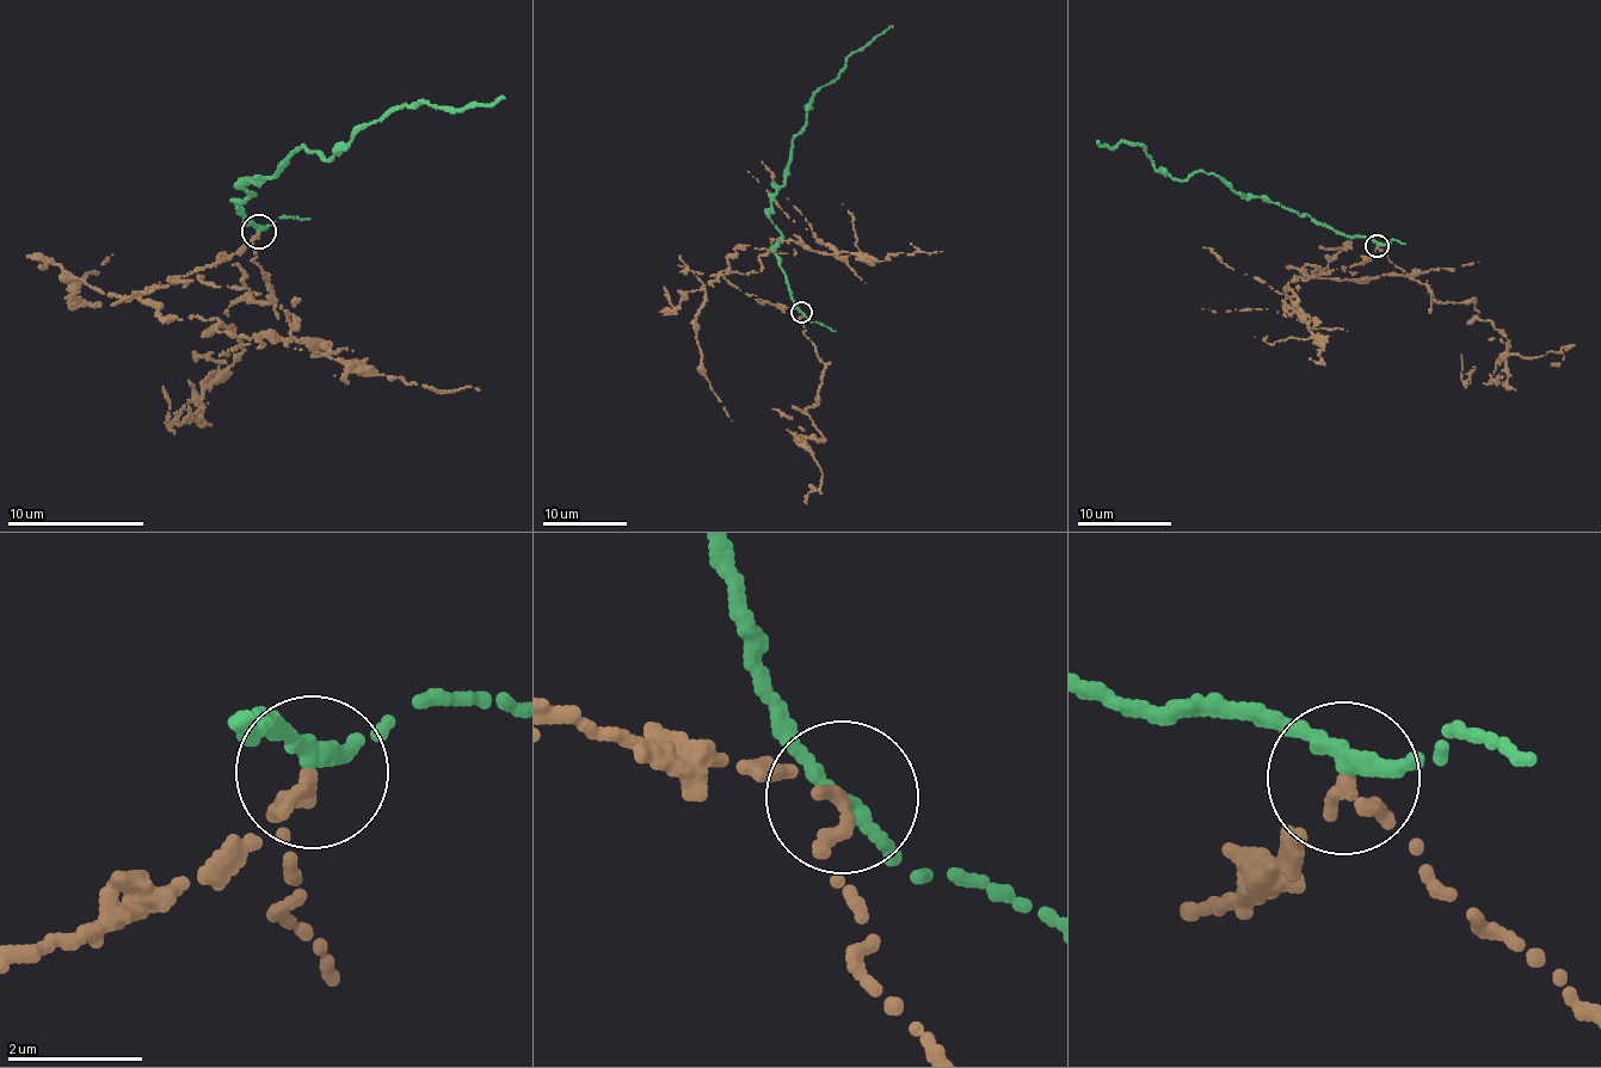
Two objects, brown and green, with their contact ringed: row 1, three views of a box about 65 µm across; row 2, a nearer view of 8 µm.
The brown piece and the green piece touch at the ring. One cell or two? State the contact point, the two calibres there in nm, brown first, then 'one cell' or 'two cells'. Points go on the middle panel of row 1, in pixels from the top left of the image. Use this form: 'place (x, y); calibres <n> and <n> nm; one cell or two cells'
place (801, 312); calibres 240 and 240 nm; two cells

